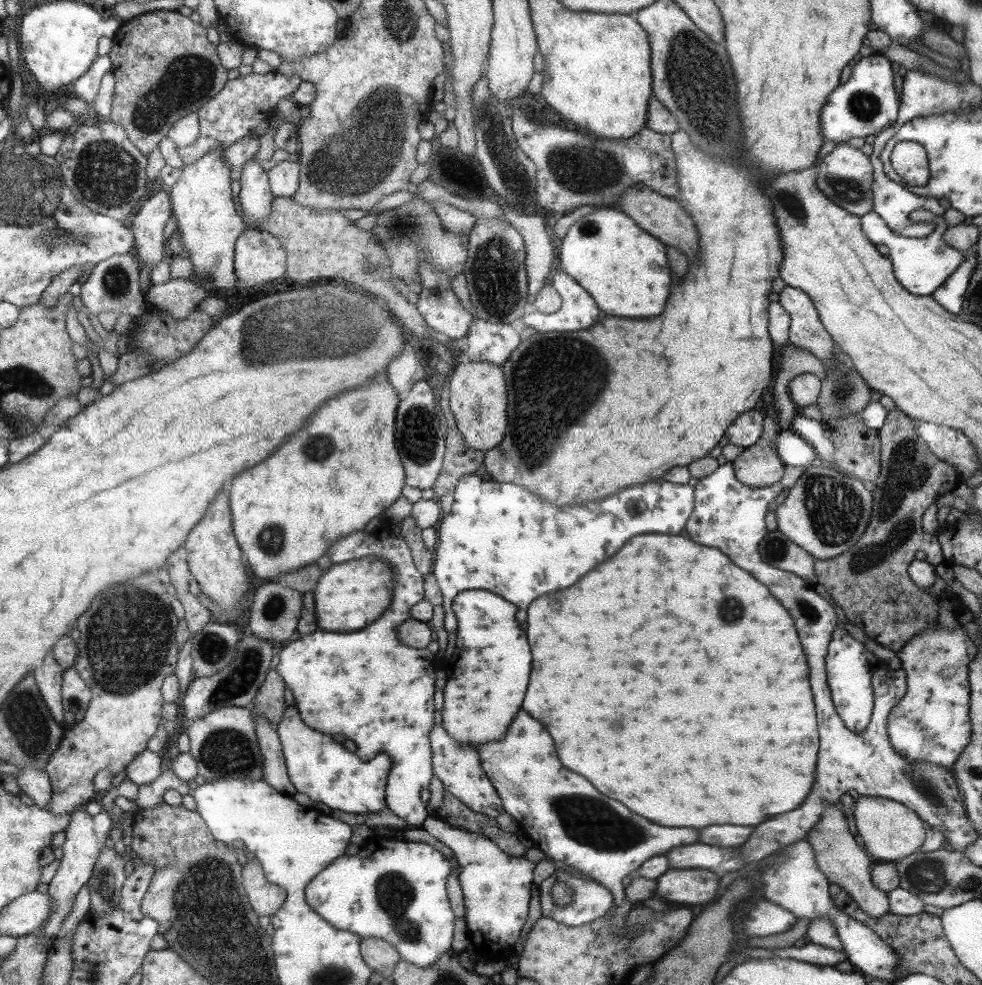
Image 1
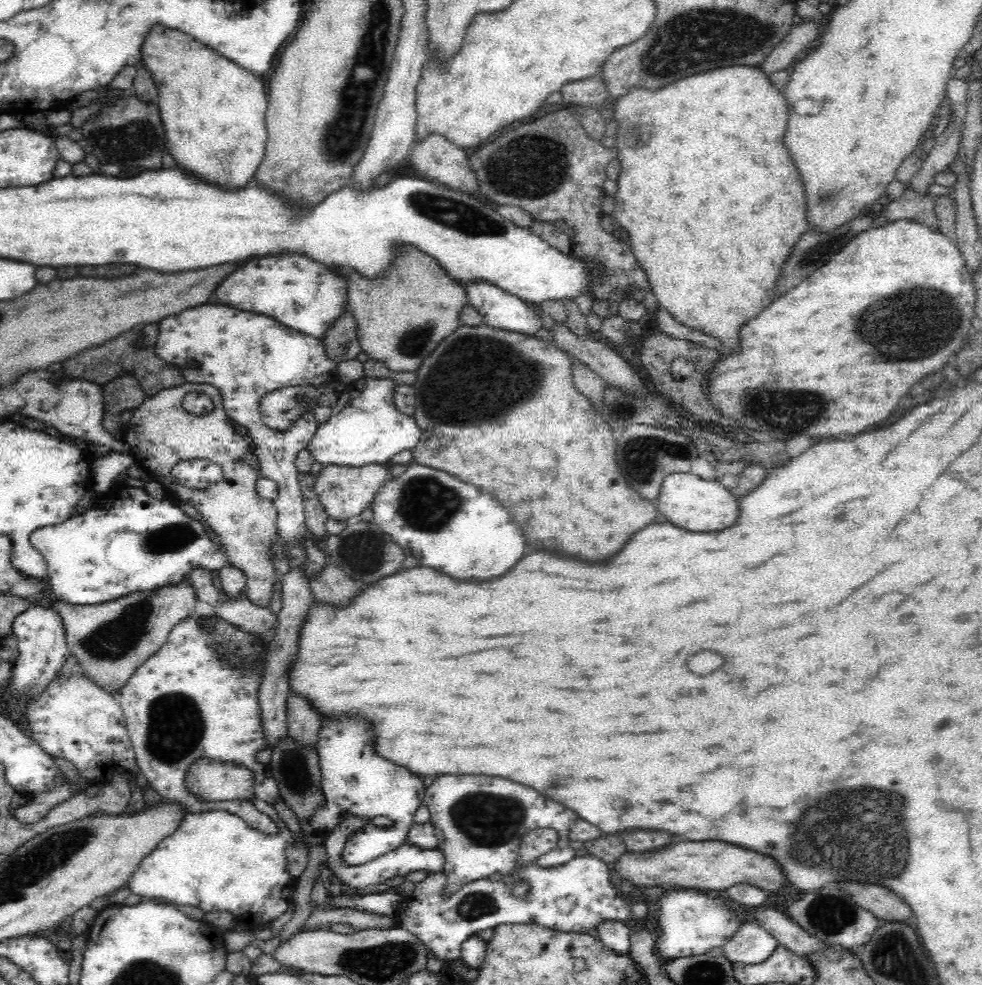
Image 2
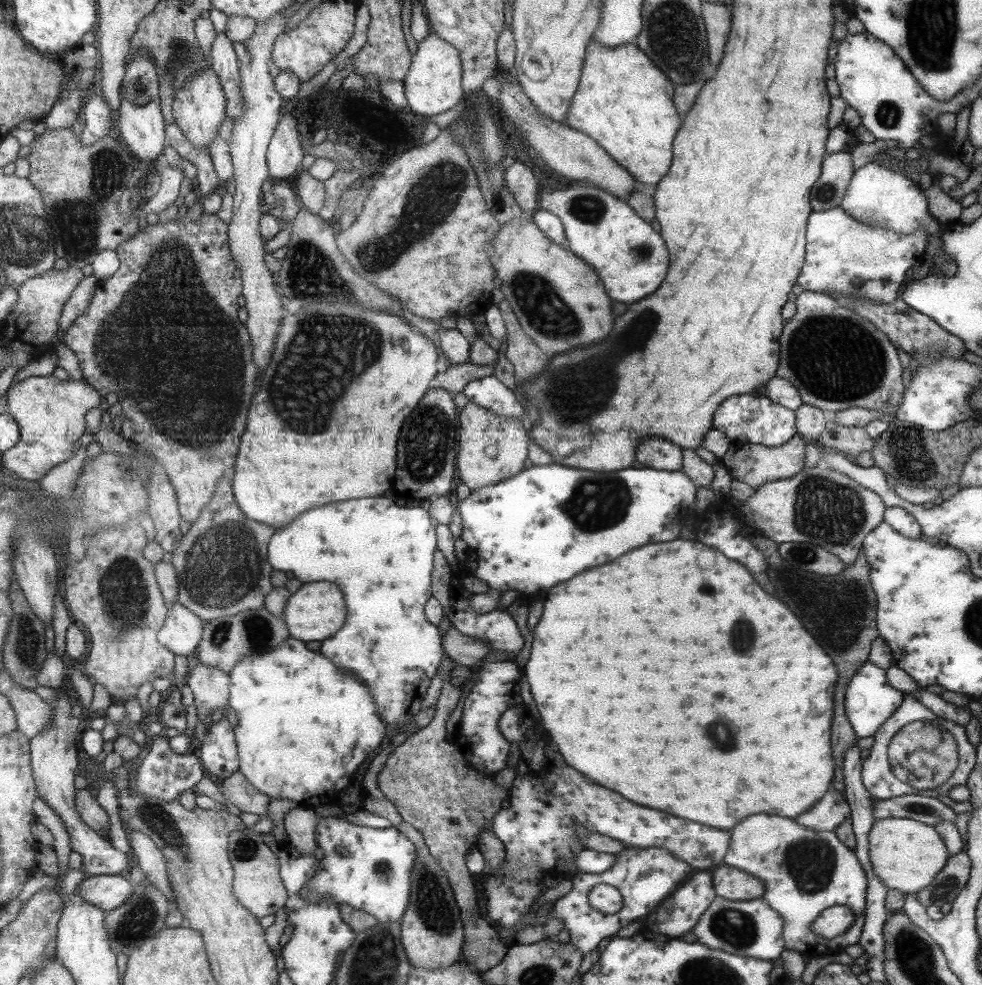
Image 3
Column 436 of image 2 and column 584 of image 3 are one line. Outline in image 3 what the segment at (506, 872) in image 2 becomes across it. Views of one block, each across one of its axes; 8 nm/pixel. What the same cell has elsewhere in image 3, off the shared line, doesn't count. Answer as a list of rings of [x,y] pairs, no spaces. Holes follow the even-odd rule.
[[[510,706],[504,710],[498,720],[498,730],[502,737],[511,744],[517,744],[520,754],[514,779],[509,789],[510,798],[506,805],[498,810],[492,824],[493,835],[503,844],[506,861],[513,864],[513,867],[515,864],[521,864],[521,867],[525,867],[525,864],[537,864],[539,869],[544,870],[544,873],[554,870],[558,875],[567,877],[568,873],[563,873],[562,862],[566,860],[574,863],[578,853],[583,850],[583,846],[579,844],[578,838],[575,836],[577,826],[583,826],[591,833],[604,835],[617,840],[617,842],[637,846],[637,848],[665,848],[667,850],[671,848],[671,854],[679,856],[679,860],[691,864],[691,868],[695,868],[696,871],[712,871],[723,866],[725,848],[730,847],[729,832],[707,828],[707,826],[695,824],[691,820],[675,818],[675,816],[659,812],[659,810],[649,810],[649,808],[637,806],[637,804],[625,800],[623,796],[619,796],[617,792],[611,792],[607,788],[601,788],[593,782],[583,780],[583,776],[579,772],[575,772],[573,768],[563,764],[559,752],[547,738],[537,738],[535,742],[526,742],[524,735],[531,734],[533,726],[535,726],[535,716],[527,710],[527,706]]]

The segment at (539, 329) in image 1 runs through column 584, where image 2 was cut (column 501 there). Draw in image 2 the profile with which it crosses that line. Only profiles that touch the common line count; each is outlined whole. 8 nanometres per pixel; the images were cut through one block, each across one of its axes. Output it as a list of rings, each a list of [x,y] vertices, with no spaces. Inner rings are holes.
[[[468,283],[465,287],[469,304],[484,316],[488,326],[534,336],[543,328],[533,306],[522,299],[506,294],[490,283]]]

